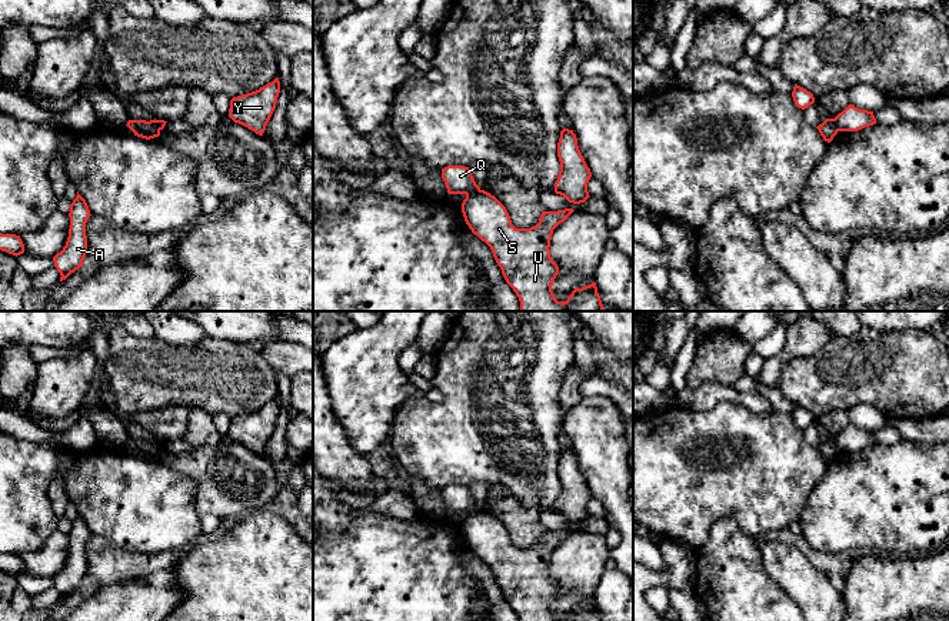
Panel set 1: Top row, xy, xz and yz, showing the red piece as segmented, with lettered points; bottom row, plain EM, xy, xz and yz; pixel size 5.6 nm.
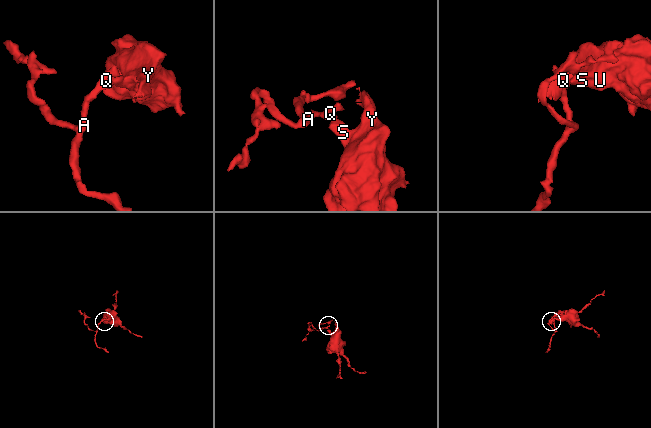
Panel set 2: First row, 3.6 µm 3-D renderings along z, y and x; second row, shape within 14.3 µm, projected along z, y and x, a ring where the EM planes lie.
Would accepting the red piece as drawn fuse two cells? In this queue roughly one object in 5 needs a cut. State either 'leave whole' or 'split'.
split

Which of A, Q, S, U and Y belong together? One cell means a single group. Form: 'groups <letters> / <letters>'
groups A Q / S U Y

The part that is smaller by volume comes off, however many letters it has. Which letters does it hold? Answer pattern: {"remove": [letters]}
{"remove": ["A", "Q"]}

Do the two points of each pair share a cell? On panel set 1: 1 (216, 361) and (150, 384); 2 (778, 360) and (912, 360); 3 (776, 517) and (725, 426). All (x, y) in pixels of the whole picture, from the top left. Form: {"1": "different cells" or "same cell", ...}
{"1": "same cell", "2": "different cells", "3": "same cell"}

